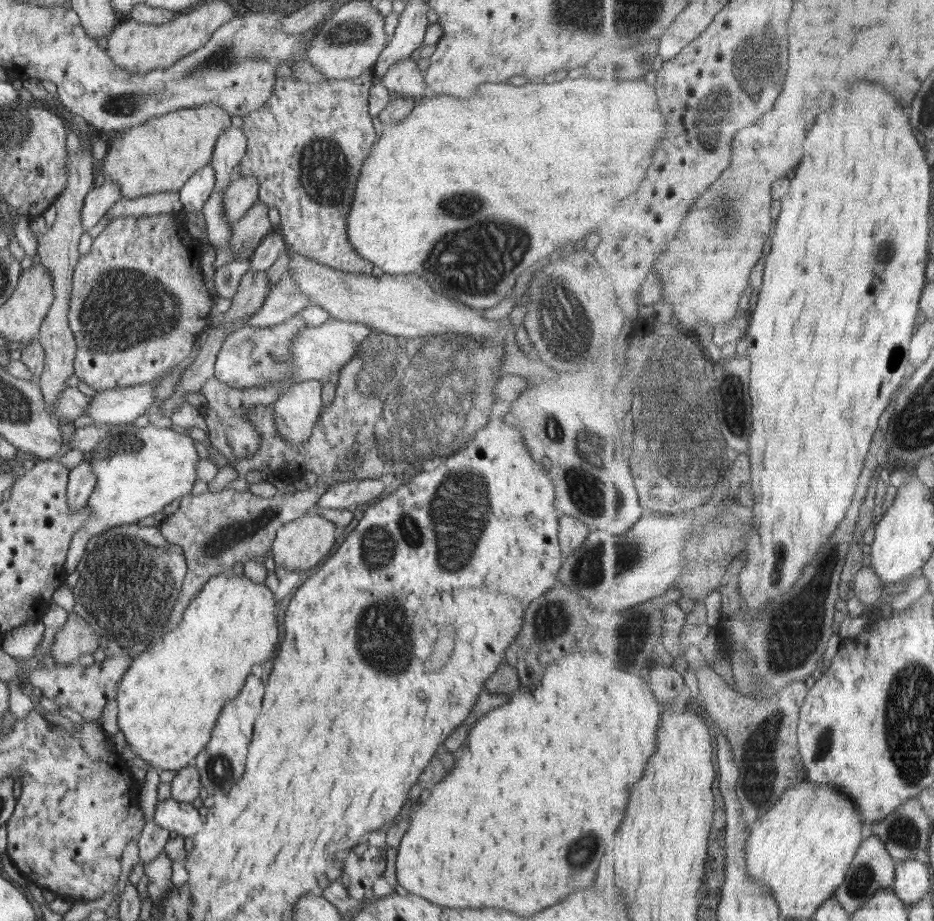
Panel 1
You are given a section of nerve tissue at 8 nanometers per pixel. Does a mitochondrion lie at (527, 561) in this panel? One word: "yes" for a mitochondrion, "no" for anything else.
no

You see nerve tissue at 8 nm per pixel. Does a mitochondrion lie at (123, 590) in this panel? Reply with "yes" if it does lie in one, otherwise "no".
yes

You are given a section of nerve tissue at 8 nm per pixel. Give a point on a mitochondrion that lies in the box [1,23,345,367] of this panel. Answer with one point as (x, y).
(121, 310)

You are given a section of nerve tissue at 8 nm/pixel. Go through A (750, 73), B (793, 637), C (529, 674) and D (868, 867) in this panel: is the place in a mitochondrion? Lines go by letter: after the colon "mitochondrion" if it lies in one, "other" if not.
A: mitochondrion
B: mitochondrion
C: other
D: mitochondrion

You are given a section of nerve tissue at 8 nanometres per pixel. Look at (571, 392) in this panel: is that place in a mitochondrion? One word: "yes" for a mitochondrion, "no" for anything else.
no

